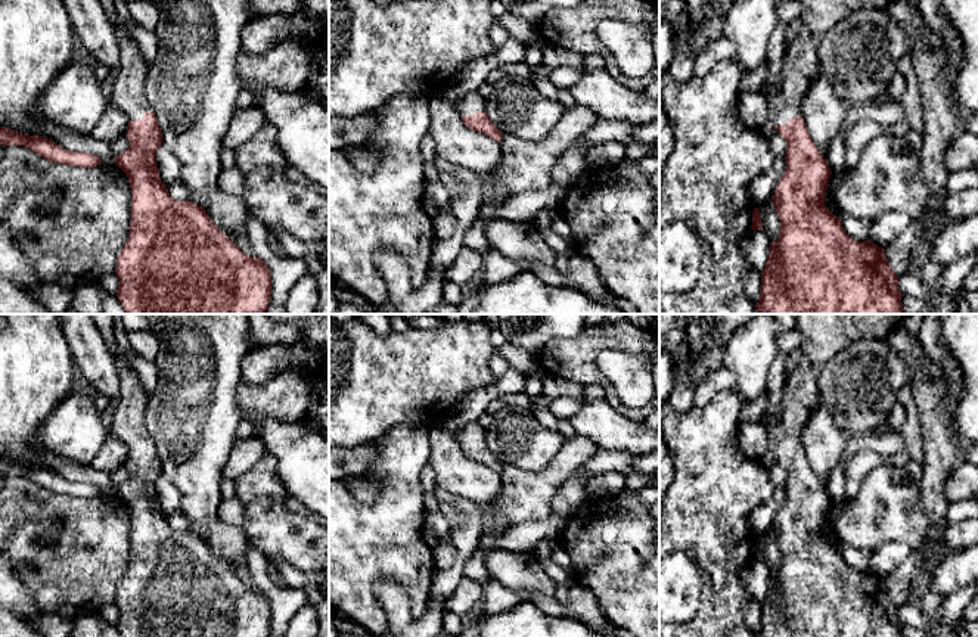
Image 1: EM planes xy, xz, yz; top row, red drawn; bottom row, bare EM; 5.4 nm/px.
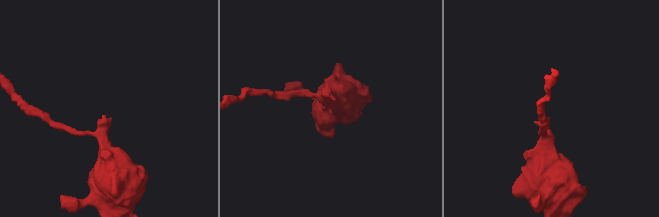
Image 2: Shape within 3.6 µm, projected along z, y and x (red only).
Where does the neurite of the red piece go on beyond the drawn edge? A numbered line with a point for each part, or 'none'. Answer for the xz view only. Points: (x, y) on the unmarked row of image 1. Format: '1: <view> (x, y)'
1: xz (471, 432)

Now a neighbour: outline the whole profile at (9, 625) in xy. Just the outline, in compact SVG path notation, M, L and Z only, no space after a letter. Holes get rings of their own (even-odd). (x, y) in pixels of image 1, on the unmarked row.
M0 608L0 637L44 637L30 624L16 619L10 612Z

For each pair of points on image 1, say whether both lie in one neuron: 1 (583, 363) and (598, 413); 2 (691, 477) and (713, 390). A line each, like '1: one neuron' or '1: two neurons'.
1: two neurons
2: two neurons

